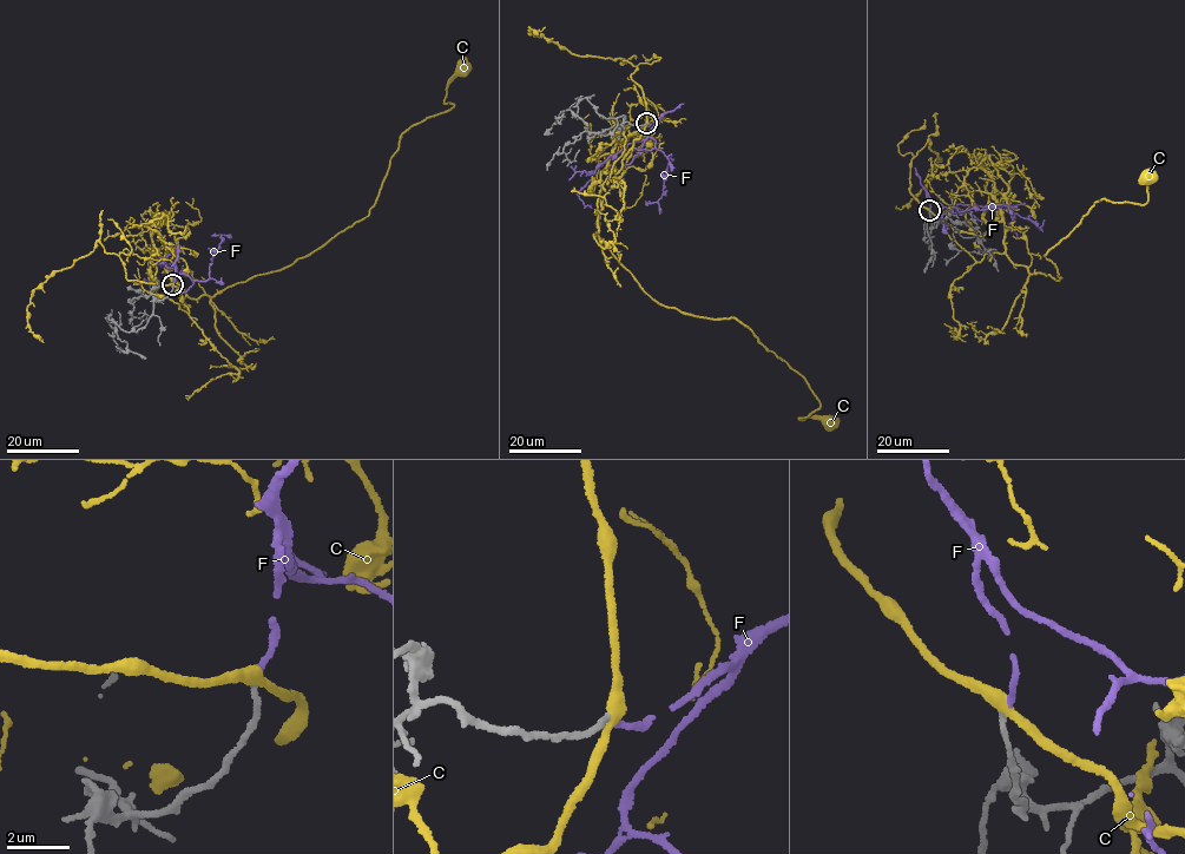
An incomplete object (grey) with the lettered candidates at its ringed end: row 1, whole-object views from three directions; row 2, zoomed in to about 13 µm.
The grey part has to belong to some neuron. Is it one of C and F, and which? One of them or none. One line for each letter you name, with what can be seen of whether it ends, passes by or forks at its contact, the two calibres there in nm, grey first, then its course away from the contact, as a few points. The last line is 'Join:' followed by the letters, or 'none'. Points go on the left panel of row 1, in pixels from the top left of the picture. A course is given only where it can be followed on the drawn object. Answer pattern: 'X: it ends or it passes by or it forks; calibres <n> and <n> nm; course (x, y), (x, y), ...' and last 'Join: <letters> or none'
F: it ends; calibres 190 and 160 nm; course (172, 284), (176, 268), (179, 273), (158, 261), (164, 264), (172, 263), (177, 256), (175, 251)
Join: F

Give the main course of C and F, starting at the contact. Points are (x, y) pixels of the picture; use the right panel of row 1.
C: (929, 210), (978, 235), (1002, 222), (1009, 260), (1057, 281), (1046, 254), (1103, 198), (1146, 202), (1149, 178)
F: (929, 210), (927, 194), (946, 208), (962, 203), (1006, 209), (1041, 229), (1044, 219)

